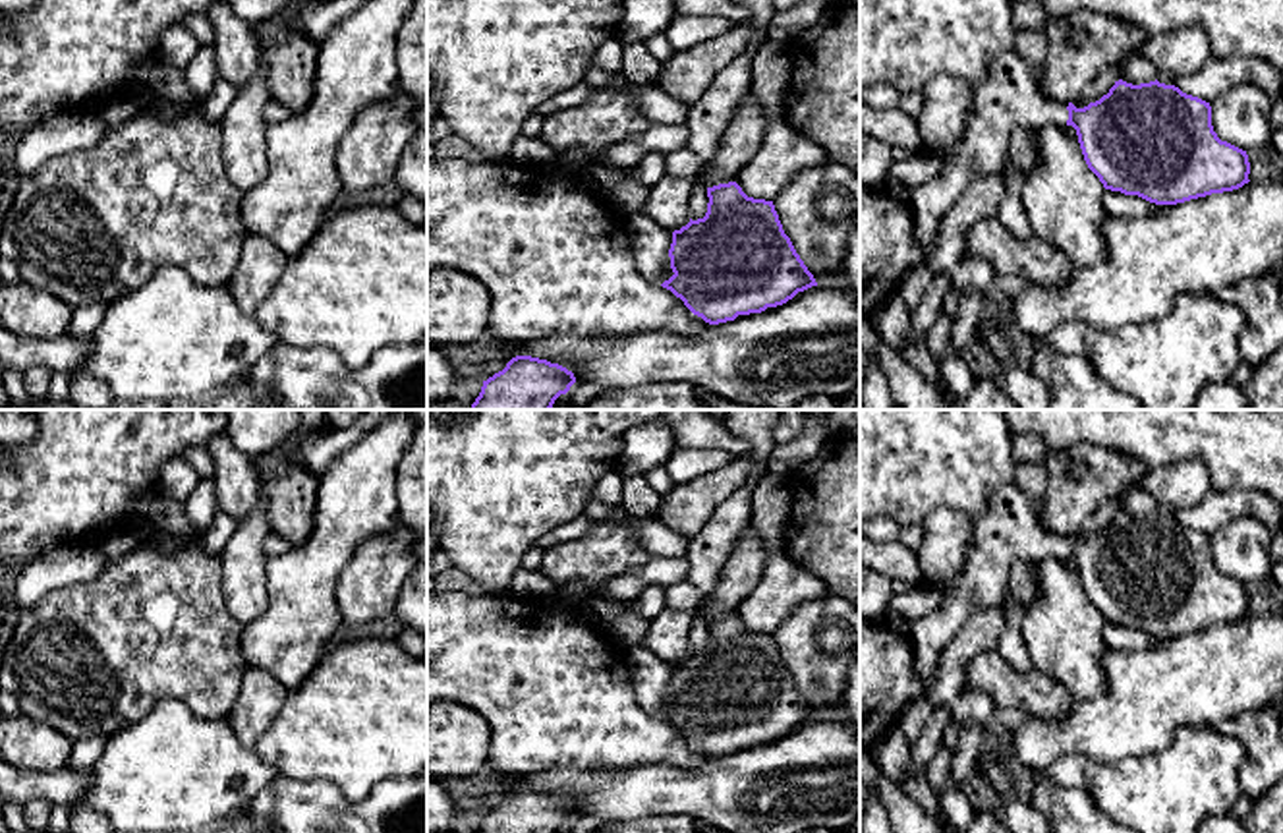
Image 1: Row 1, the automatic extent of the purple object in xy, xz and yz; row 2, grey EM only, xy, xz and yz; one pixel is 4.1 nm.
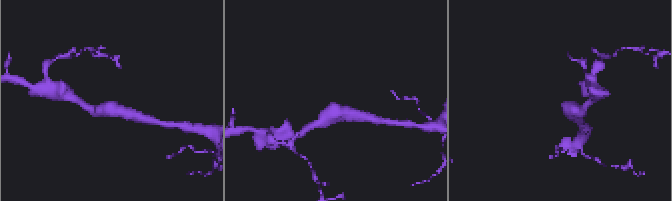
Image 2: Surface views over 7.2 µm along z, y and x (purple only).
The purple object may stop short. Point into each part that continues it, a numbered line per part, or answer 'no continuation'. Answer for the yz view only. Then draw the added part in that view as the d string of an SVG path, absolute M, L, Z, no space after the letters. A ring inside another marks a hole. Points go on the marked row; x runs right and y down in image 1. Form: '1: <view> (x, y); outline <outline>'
1: yz (1009, 97); outline M1014 48L1003 52L987 77L972 85L972 97L964 133L945 155L945 168L912 187L914 238L920 245L933 240L945 215L976 178L1001 172L1014 128L1065 128L1069 120L1069 102L1045 99L1032 66Z

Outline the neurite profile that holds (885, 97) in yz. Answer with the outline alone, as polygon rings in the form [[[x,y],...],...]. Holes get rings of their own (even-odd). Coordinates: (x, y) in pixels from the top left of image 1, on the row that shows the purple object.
[[[866,85],[860,87],[860,99],[875,108],[891,110],[897,108],[900,102],[900,91],[897,91],[893,85]]]

